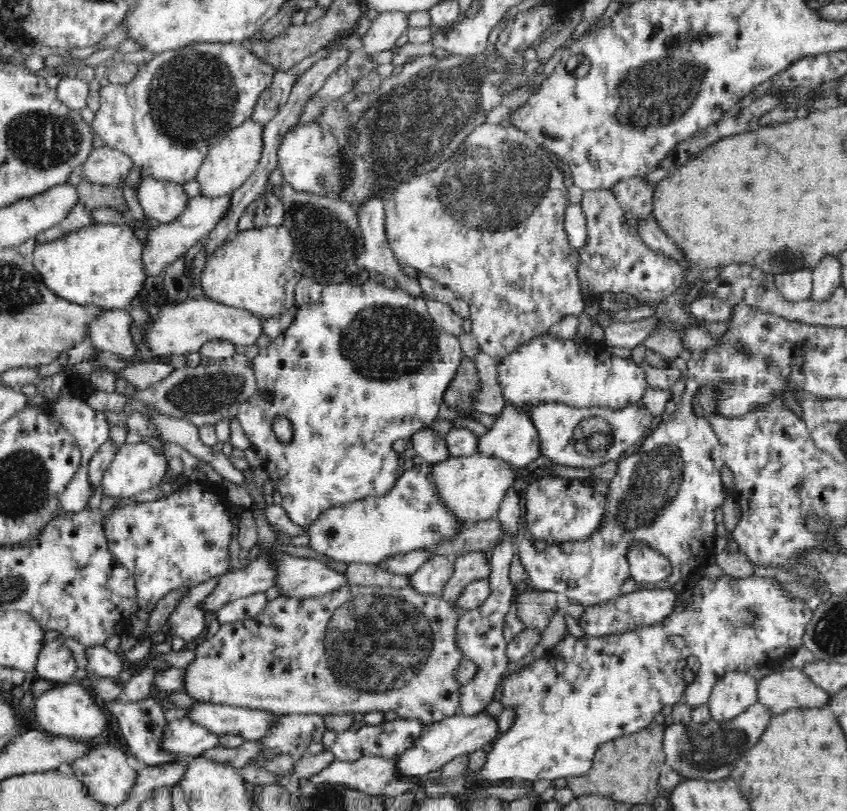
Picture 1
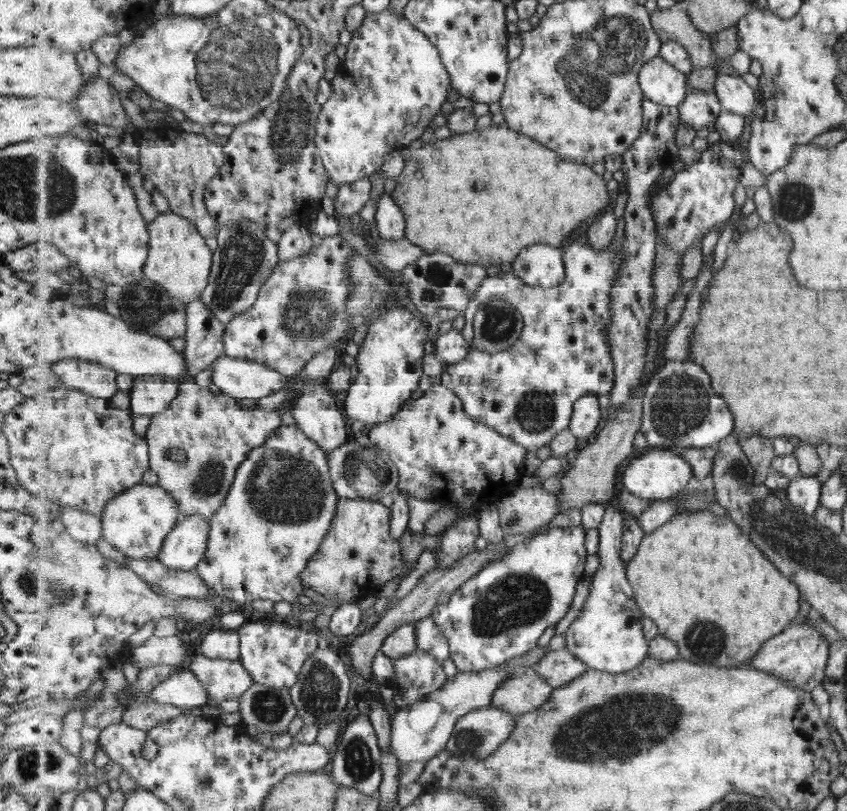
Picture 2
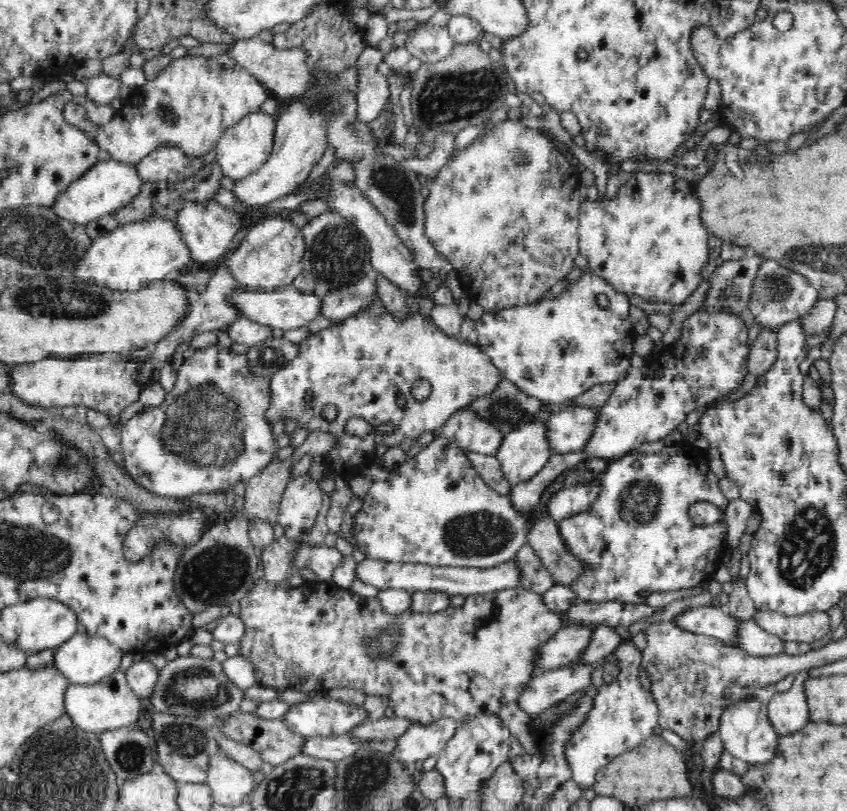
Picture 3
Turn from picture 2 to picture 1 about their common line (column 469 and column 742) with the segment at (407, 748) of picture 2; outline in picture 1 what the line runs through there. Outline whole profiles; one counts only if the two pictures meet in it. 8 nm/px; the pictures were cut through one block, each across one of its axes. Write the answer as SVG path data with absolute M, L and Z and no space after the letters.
M730 671L721 678L714 685L707 706L712 720L726 724L758 703L758 684L749 672Z

